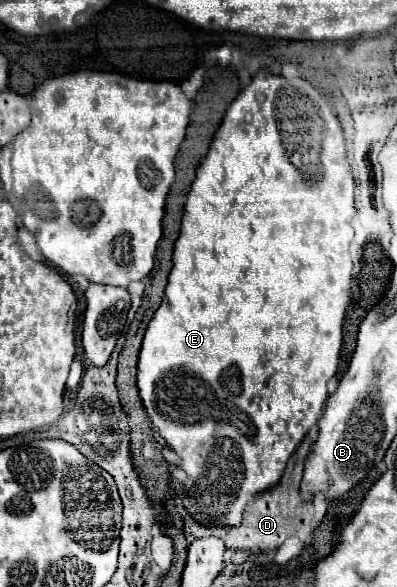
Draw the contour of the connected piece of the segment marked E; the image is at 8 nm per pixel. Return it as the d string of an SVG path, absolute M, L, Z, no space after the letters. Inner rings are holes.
M262 69L228 107L226 119L218 127L210 151L202 159L196 181L188 193L180 237L176 239L174 247L174 267L168 277L166 301L162 301L152 321L148 323L138 357L136 385L152 425L158 429L160 437L164 437L166 445L172 447L180 457L178 467L188 475L188 479L182 483L182 501L192 519L202 525L232 527L242 523L242 515L246 503L250 503L250 497L272 489L282 479L288 459L296 451L298 443L316 425L318 413L322 413L324 401L328 397L326 383L338 371L342 321L350 301L350 281L360 271L360 263L352 263L350 259L350 241L354 237L352 217L355 209L355 179L350 171L345 136L342 133L345 130L342 116L344 114L338 114L333 107L326 105L320 91L316 91L306 79L284 79Z

